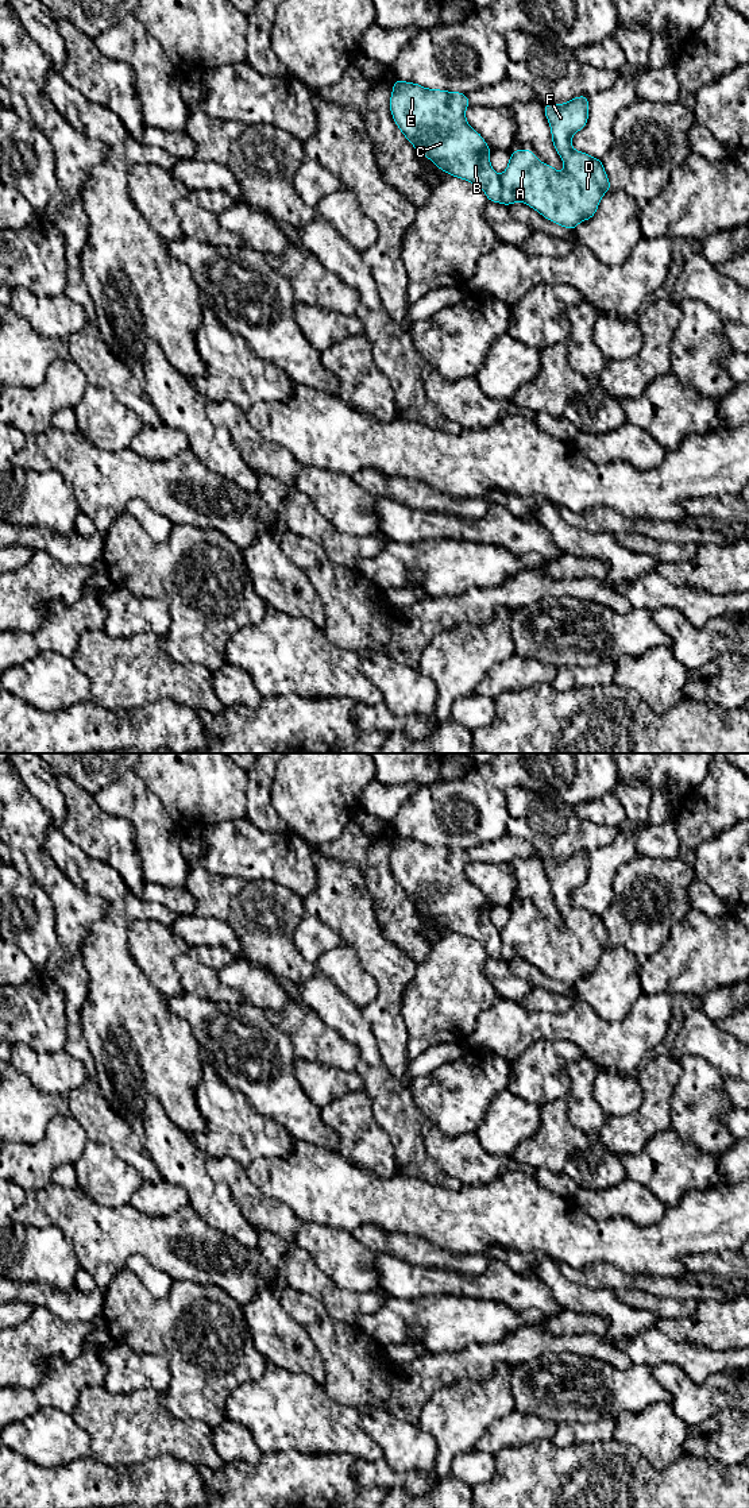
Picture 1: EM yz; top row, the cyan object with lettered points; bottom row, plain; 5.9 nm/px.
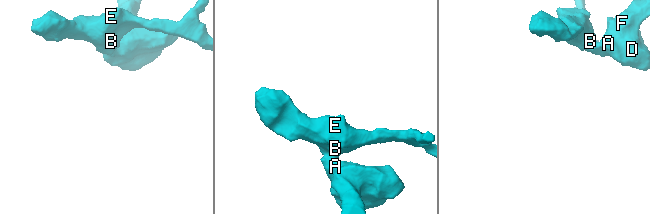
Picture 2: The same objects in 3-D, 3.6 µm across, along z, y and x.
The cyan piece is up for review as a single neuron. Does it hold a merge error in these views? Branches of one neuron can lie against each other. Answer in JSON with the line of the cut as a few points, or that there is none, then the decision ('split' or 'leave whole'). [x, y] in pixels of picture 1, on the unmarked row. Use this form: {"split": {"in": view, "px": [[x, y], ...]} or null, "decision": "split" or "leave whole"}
{"split": {"in": "yz", "px": [[498, 932], [501, 957]]}, "decision": "split"}

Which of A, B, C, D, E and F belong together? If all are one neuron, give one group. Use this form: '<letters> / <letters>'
A D F / B C E

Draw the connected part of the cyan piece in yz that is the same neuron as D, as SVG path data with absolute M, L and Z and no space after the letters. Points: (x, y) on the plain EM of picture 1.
M578 852L565 860L543 861L551 882L552 899L564 919L564 929L560 930L555 923L541 919L534 909L520 905L510 910L509 921L499 932L502 938L501 959L506 963L514 957L525 959L547 976L574 987L580 977L592 975L601 954L613 942L601 915L576 907L571 902L571 894L587 880L588 852Z

